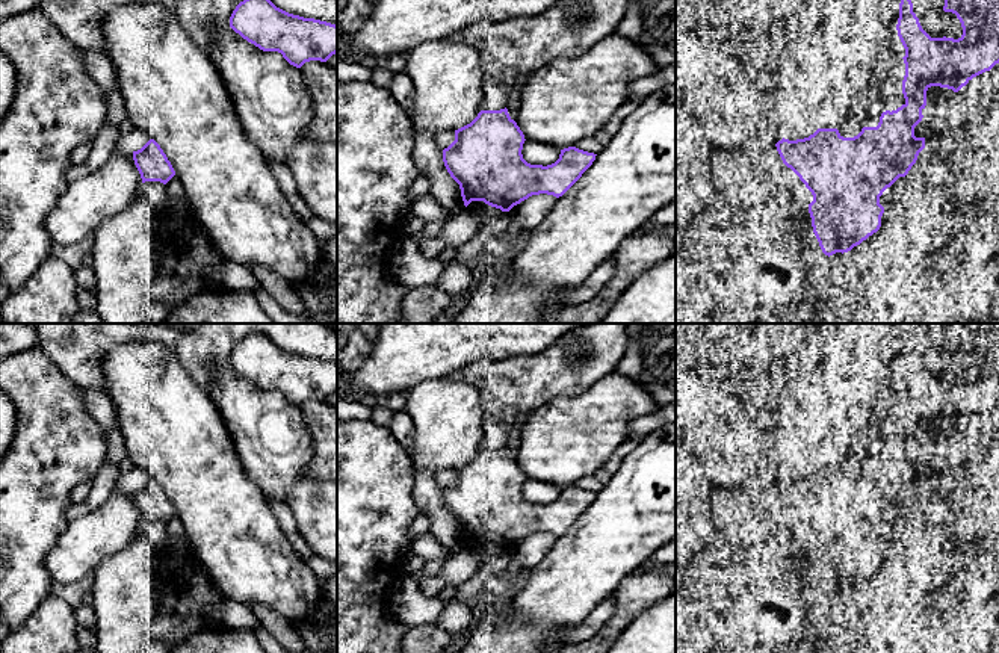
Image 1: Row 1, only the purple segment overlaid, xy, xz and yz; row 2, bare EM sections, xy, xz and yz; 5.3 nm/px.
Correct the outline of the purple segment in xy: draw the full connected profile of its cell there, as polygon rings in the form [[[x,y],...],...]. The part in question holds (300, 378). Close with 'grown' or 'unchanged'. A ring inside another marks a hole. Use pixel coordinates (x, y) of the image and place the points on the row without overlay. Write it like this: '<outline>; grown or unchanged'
[[[260,333],[236,345],[230,366],[260,388],[281,391],[296,407],[337,391],[336,363],[289,352]]]; unchanged

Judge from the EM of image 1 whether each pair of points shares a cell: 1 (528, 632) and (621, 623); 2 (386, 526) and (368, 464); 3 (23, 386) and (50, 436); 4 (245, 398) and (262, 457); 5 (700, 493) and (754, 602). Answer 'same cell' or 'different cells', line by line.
1: different cells
2: same cell
3: same cell
4: same cell
5: different cells

